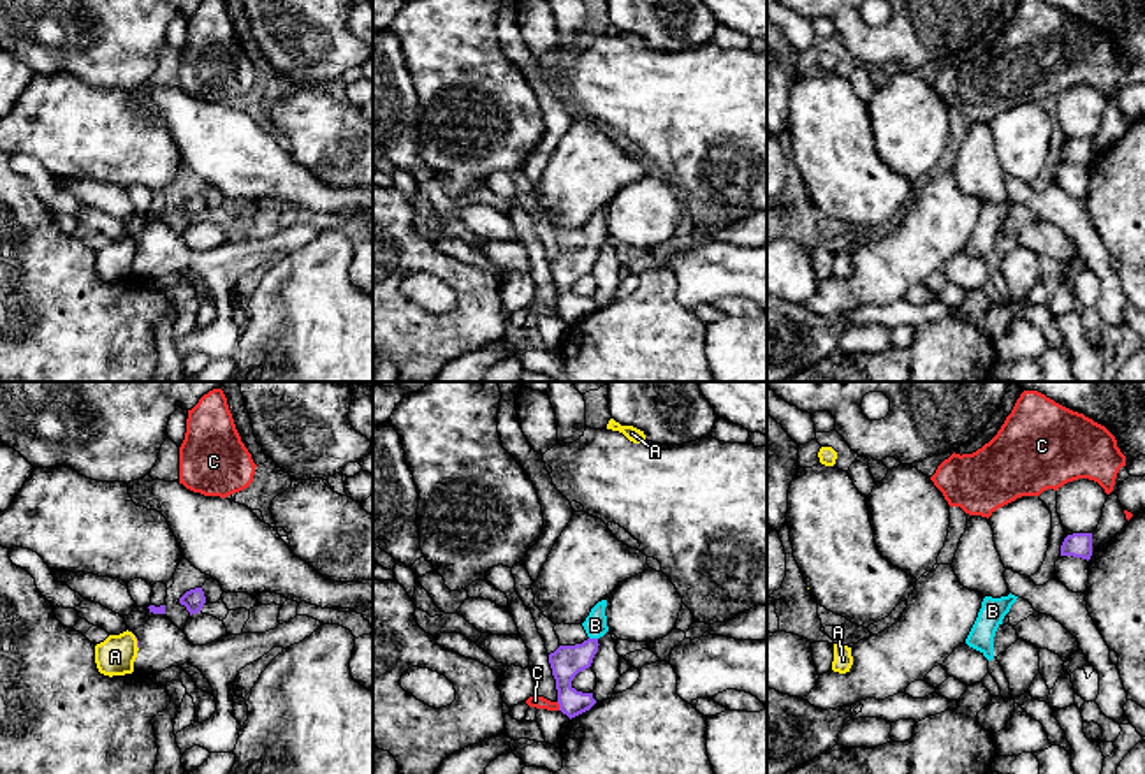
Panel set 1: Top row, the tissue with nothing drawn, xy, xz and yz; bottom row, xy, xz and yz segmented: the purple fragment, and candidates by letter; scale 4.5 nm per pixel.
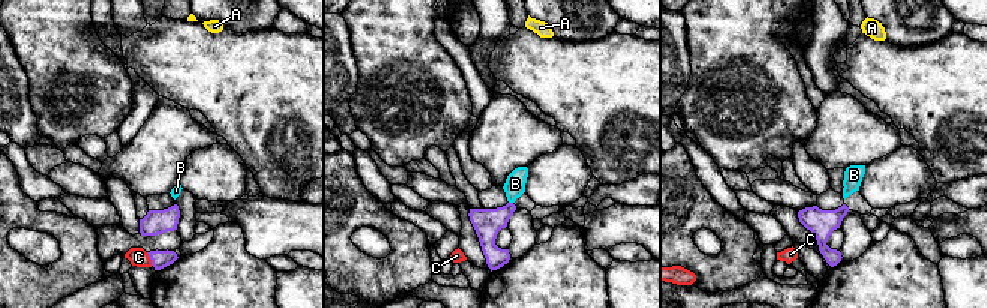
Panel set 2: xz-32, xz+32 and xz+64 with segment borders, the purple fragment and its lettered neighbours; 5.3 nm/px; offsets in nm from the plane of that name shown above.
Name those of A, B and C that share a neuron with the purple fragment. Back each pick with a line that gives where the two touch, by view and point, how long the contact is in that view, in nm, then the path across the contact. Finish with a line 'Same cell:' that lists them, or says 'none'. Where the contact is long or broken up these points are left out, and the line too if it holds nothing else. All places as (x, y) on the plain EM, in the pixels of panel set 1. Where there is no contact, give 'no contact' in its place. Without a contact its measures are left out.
B: xz (593, 245) | 40 nm | across xz (567, 268), (576, 264), (593, 245), (595, 231)
Same cell: B

